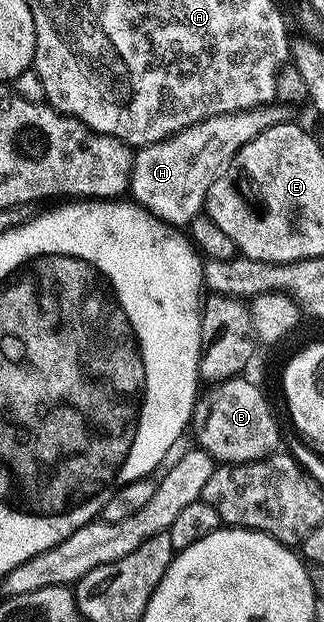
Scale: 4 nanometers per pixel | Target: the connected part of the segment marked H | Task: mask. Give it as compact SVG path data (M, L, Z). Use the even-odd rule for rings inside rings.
M269 103L259 109L242 109L236 113L223 113L207 117L204 121L194 123L166 139L153 145L141 145L135 150L132 158L132 183L130 186L131 200L144 209L149 209L155 217L160 217L168 225L177 227L187 226L195 217L201 216L204 209L204 200L208 197L214 179L224 170L225 165L231 161L232 156L243 145L250 143L262 131L289 120L289 111L283 104Z

